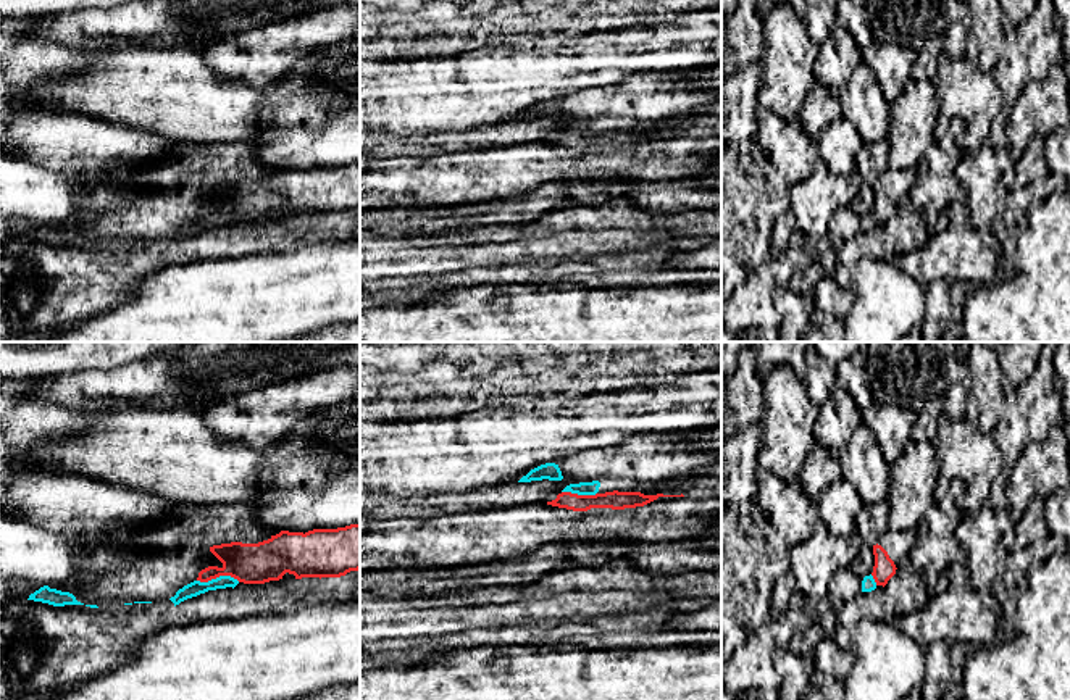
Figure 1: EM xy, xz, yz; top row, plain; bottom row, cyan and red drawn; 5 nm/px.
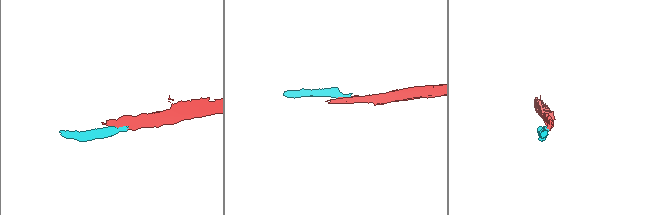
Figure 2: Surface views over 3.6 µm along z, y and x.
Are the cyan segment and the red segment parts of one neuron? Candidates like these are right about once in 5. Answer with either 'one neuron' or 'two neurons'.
two neurons

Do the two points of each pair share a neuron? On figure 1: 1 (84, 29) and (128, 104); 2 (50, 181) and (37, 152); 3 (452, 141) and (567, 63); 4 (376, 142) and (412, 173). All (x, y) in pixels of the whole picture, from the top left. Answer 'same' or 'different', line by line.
1: different
2: different
3: different
4: different

